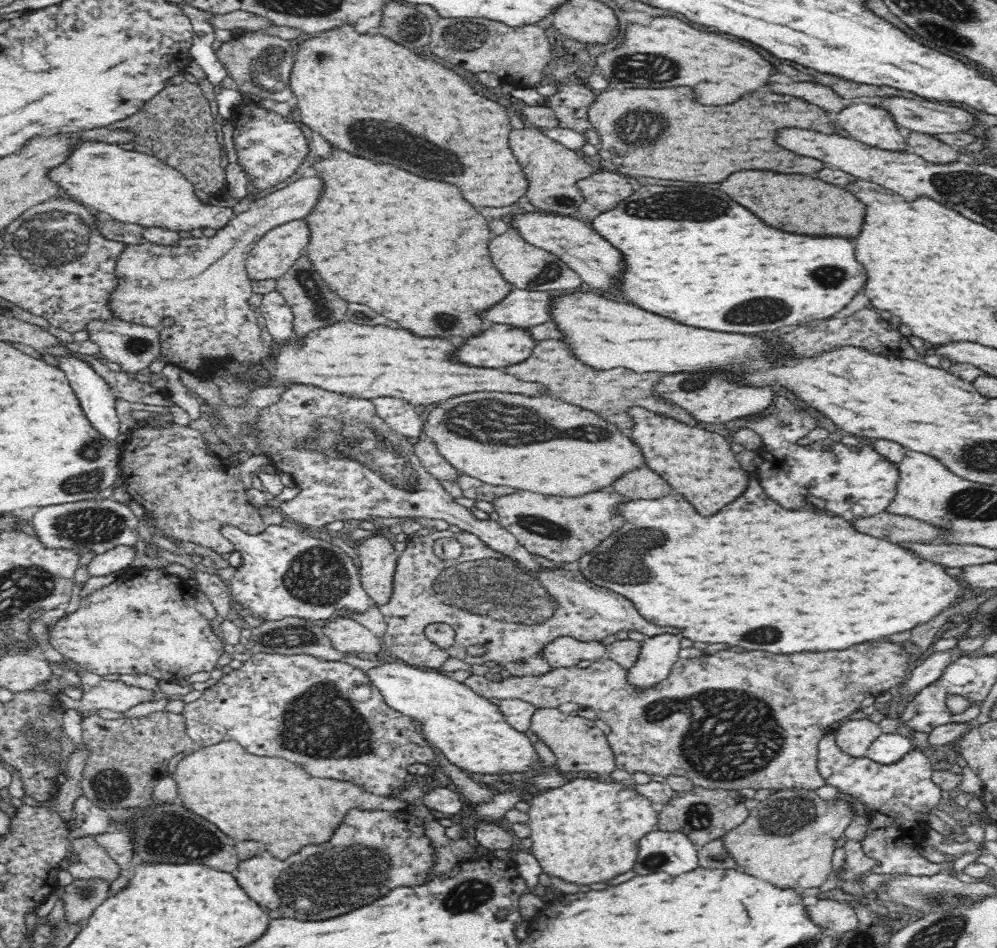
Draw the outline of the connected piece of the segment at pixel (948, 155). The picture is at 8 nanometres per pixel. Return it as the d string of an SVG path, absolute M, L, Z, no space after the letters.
M911 132L907 138L907 152L922 157L935 165L949 165L958 162L958 149L936 140L930 135Z

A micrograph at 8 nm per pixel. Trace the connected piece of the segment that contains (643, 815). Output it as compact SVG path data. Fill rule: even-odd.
M585 776L534 797L527 814L527 826L531 829L533 842L529 851L537 858L544 872L570 882L574 880L576 884L594 884L624 874L634 866L638 840L657 830L661 811L657 803L638 792L632 782Z

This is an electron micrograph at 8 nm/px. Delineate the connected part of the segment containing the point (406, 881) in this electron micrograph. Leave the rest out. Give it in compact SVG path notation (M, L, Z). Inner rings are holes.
M410 806L400 810L352 808L330 840L306 844L286 860L262 852L242 862L236 878L260 906L272 910L288 906L296 910L296 918L328 920L364 908L398 886L422 886L438 875L437 846L426 831L425 820L411 812Z

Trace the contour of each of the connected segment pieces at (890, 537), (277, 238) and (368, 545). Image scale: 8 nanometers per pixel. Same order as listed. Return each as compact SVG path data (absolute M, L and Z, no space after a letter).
M886 512L870 518L858 518L852 526L858 532L882 538L886 542L924 542L928 538L936 538L936 528L922 522L912 522L912 518L892 518Z
M304 220L290 222L288 225L280 226L279 229L268 233L252 250L246 262L248 280L276 280L283 276L287 270L300 258L302 248L308 244L308 228L304 226Z
M376 535L357 543L356 554L360 561L362 588L376 606L388 604L398 552L388 539Z

